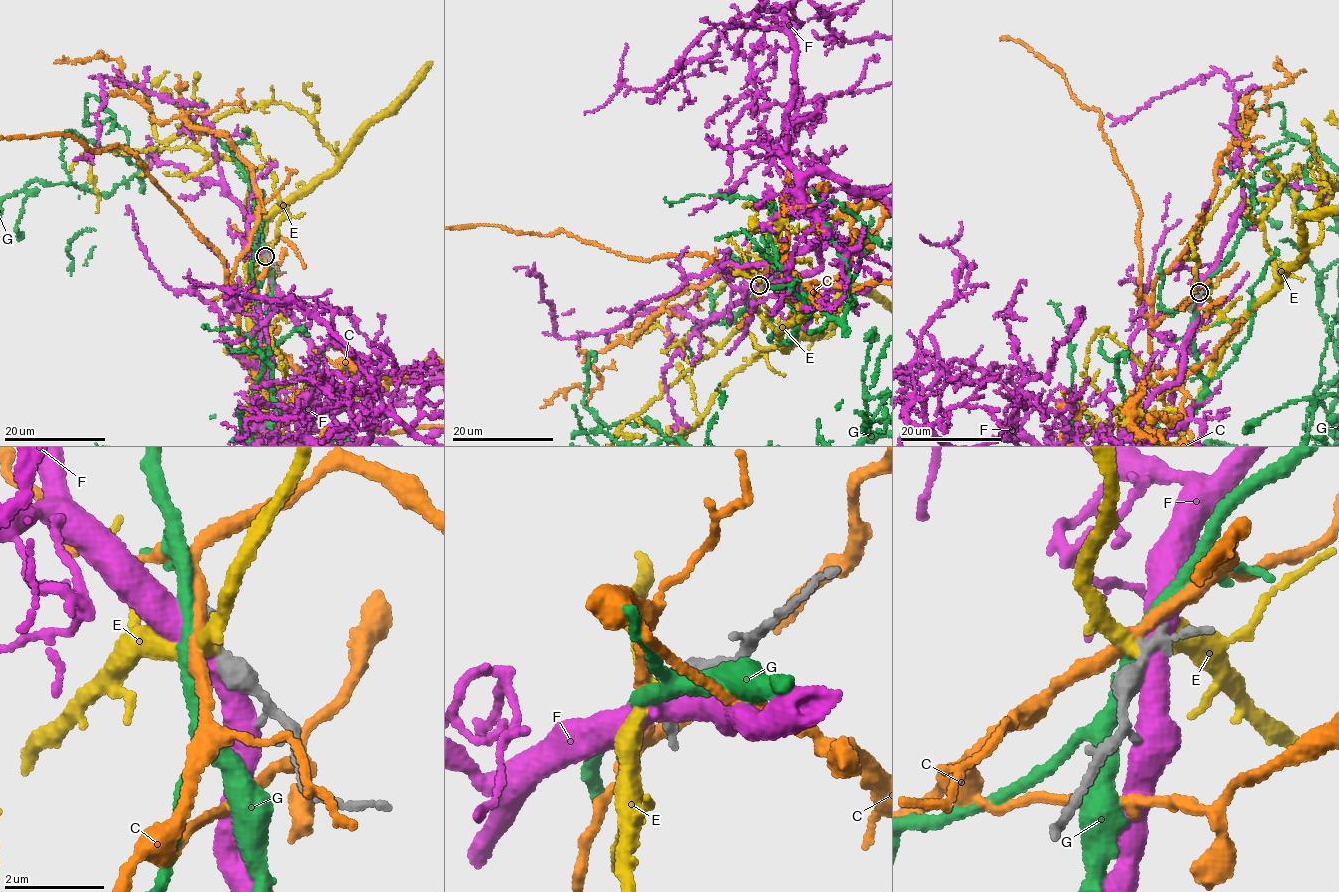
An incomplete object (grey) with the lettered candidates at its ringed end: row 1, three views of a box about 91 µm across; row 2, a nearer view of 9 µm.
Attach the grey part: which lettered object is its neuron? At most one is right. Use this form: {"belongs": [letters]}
{"belongs": []}

